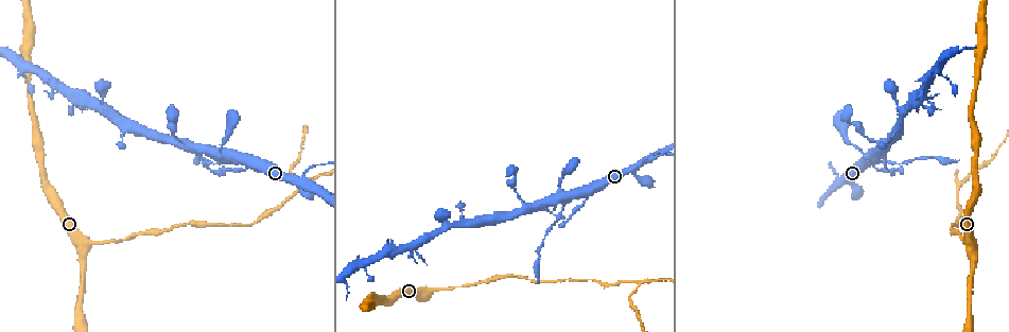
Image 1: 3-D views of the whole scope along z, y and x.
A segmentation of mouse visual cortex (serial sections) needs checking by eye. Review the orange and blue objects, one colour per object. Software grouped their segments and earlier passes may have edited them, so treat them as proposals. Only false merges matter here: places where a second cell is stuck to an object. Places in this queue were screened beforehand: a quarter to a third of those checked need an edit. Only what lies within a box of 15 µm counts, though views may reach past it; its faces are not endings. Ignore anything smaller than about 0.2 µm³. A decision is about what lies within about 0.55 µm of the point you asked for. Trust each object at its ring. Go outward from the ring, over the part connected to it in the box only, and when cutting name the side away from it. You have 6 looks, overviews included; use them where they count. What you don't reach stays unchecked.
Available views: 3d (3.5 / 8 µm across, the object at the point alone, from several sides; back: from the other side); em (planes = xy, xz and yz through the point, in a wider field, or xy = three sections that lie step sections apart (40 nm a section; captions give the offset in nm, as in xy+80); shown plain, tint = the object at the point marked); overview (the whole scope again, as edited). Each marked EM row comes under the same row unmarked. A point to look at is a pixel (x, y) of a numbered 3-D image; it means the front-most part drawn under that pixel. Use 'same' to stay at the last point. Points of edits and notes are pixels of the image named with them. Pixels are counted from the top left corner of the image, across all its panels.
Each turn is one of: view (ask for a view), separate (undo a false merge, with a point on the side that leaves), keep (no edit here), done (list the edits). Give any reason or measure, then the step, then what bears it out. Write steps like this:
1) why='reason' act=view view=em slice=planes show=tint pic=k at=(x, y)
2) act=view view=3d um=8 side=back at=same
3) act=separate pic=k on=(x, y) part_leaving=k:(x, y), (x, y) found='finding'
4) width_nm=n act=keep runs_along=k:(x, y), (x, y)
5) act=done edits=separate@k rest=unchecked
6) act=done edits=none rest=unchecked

why='side arm on a straight run' act=view view=em slice=xy step=1 show=tint pic=1 at=(641, 163)

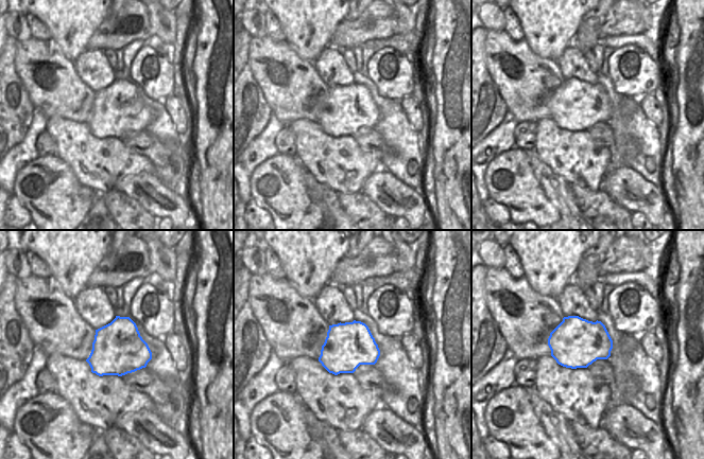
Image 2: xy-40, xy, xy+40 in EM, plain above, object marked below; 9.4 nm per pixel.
act=view view=3d um=3.5 side=back at=same

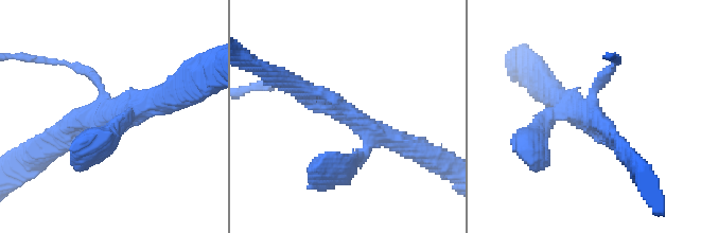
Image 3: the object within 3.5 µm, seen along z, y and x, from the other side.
width_nm=440 act=keep runs_along=3:(410, 146), (312, 101), (299, 87) found='all the same cell'

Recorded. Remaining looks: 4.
why='calibre changes' act=view view=3d um=3.5 pic=1 at=(867, 156)

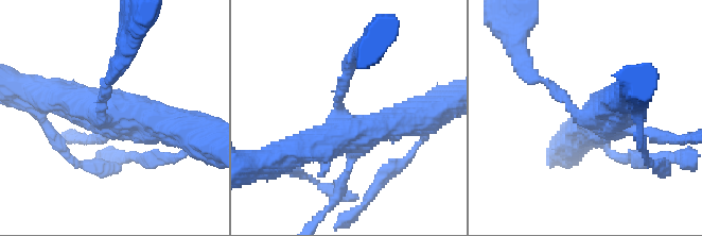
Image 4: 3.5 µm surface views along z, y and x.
act=view view=em slice=xy step=2 show=tint pic=4 at=(337, 121)

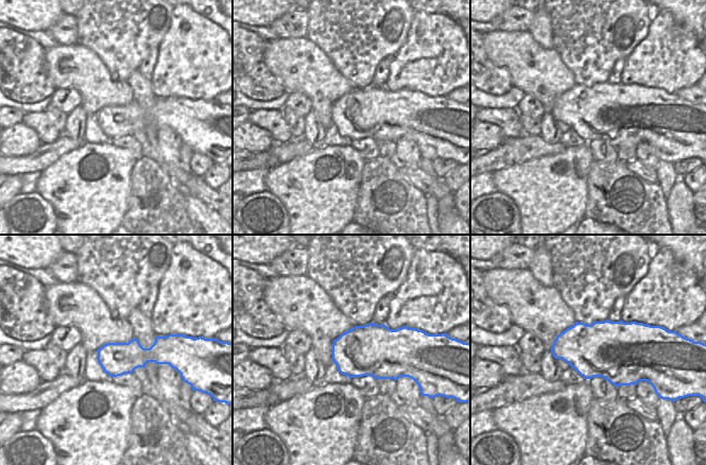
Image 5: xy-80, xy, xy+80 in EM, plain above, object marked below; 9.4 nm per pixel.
act=keep runs_along=4:(403, 121), (338, 135), (277, 156) found='one cell here'

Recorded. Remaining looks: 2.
act=done edits=none rest=unchecked

